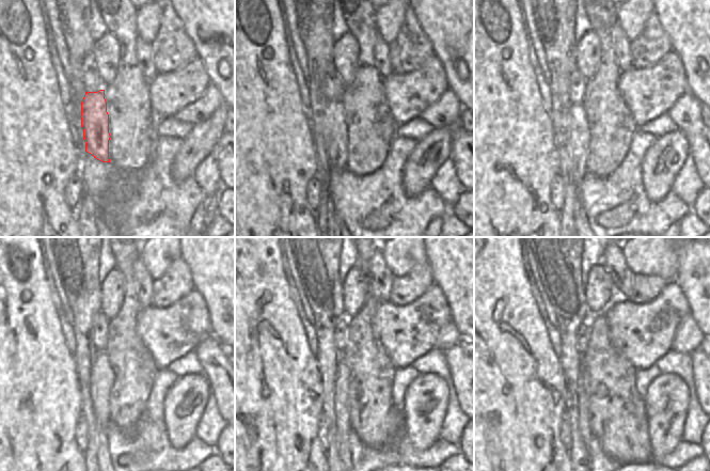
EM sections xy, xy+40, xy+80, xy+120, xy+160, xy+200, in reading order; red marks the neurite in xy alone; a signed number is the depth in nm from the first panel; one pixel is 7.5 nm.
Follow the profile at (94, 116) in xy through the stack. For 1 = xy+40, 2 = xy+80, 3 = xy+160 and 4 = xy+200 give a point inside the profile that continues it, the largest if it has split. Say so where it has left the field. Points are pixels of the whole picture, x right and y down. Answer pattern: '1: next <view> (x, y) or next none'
1: next xy+40 (334, 129)
2: next xy+80 (579, 140)
3: next xy+160 (343, 376)
4: next xy+200 (582, 412)

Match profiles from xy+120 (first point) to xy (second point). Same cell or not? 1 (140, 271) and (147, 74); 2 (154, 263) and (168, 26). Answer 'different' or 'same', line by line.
1: same
2: different

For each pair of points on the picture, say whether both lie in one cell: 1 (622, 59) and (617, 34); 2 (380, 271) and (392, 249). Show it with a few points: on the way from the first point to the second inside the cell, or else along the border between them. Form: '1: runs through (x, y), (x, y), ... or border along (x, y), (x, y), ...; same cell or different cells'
1: runs through (620, 52), (620, 41); same cell
2: border along (379, 248), (382, 258), (393, 277); different cells

